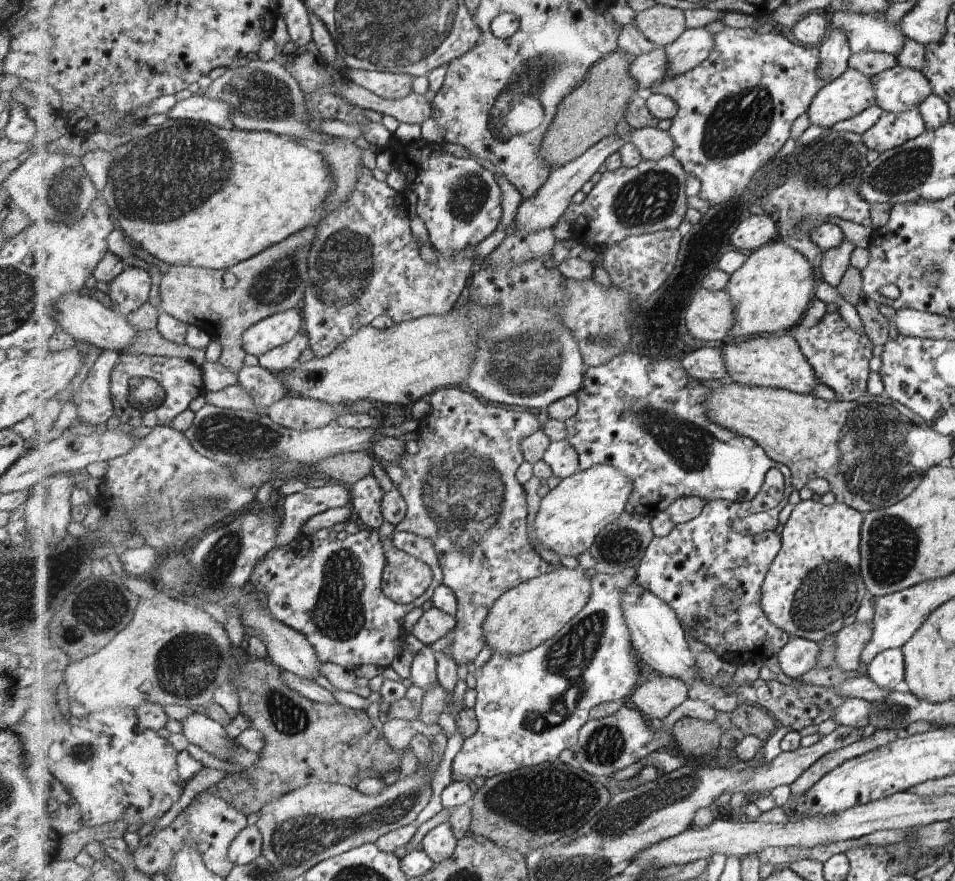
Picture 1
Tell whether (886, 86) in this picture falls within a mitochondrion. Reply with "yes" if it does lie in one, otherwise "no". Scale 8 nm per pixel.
no

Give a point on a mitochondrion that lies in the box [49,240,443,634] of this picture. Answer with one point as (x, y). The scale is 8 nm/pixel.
(233, 435)

